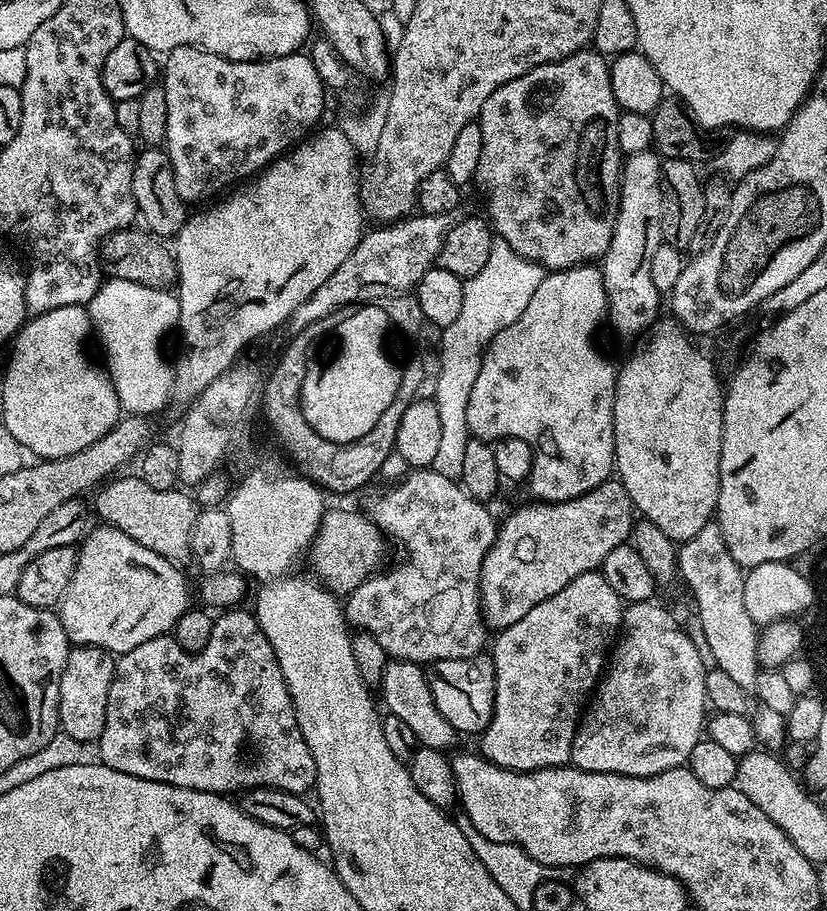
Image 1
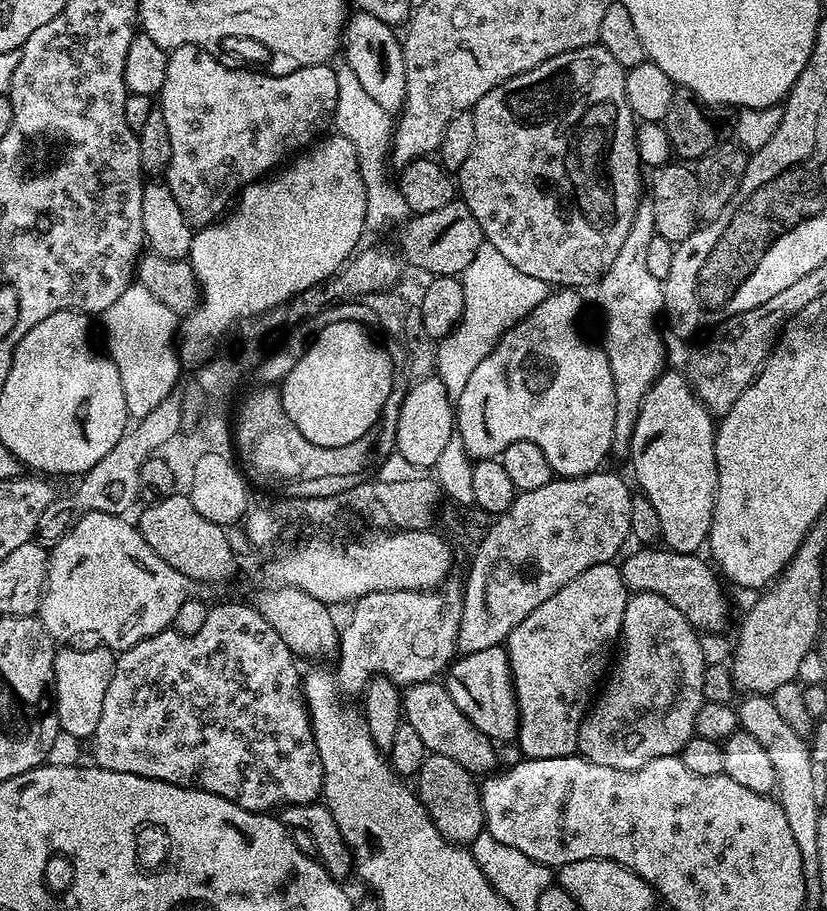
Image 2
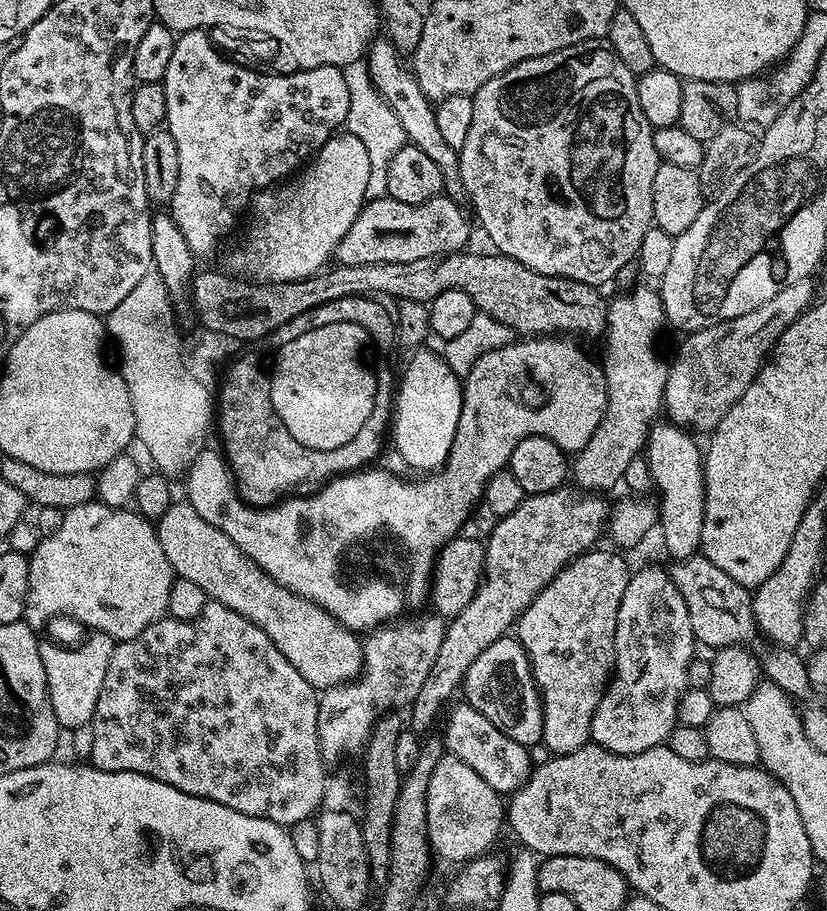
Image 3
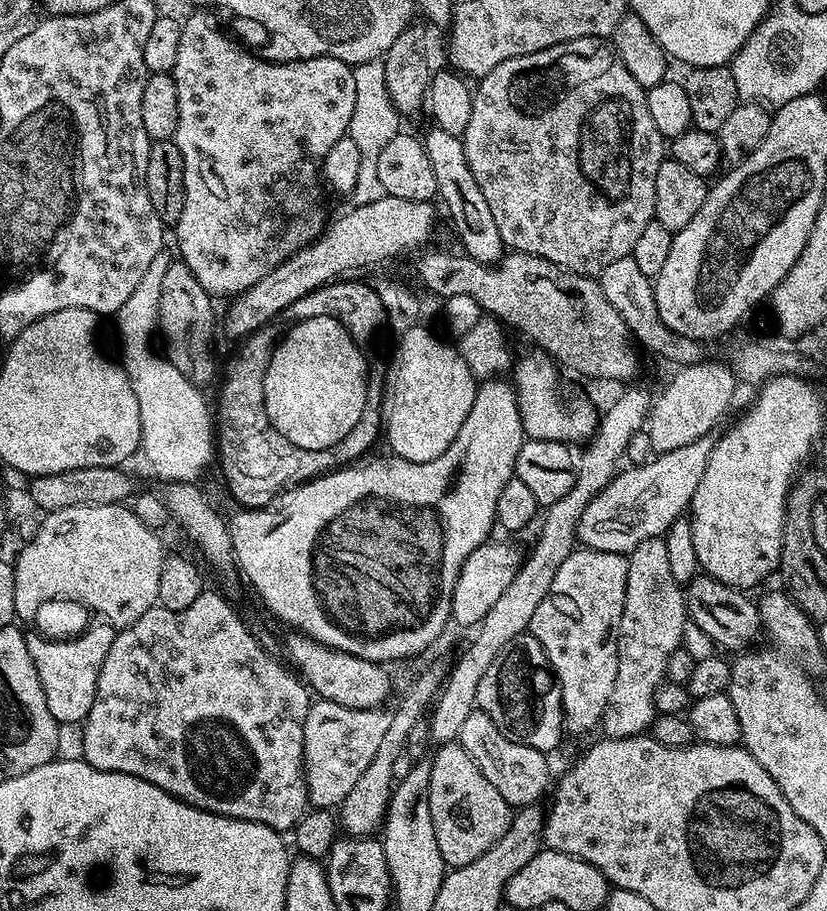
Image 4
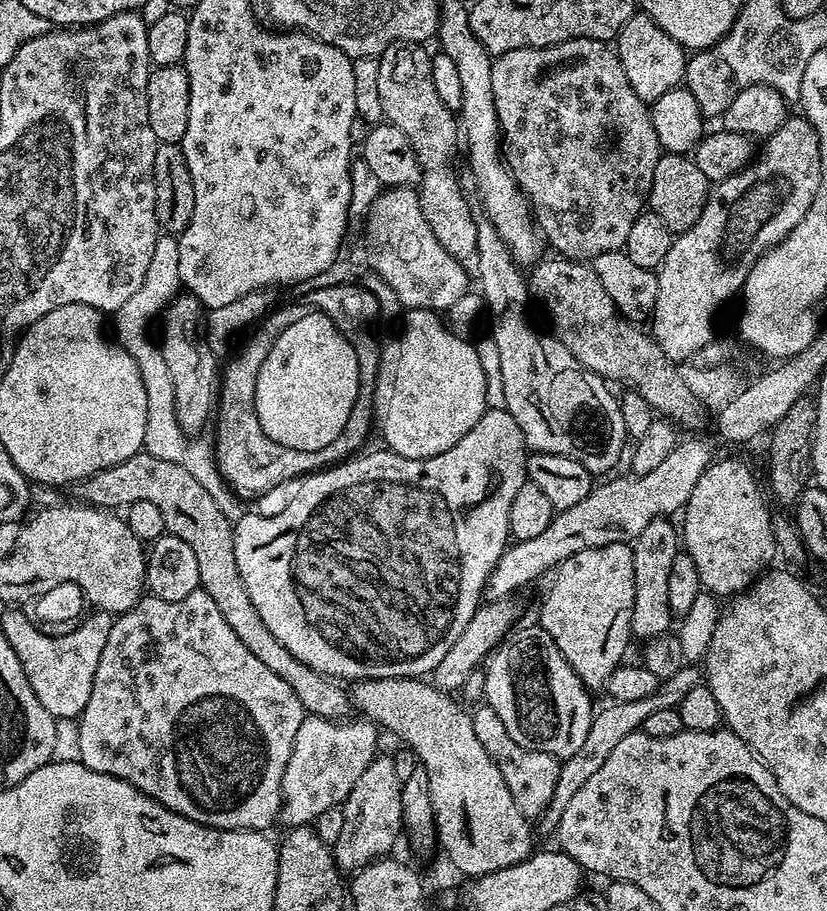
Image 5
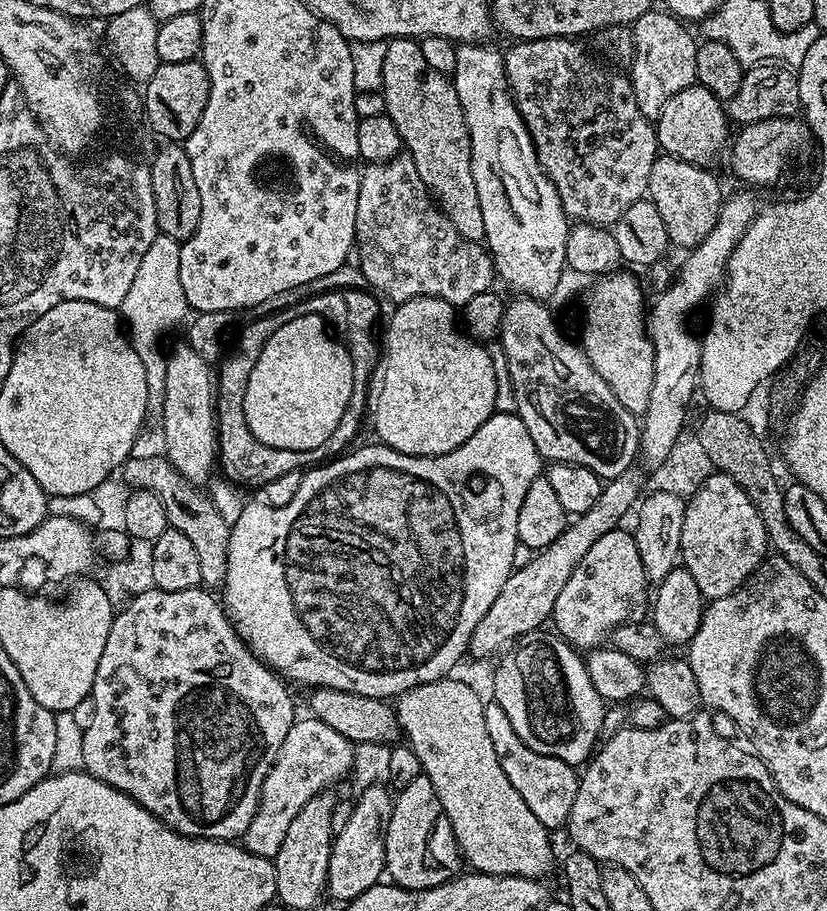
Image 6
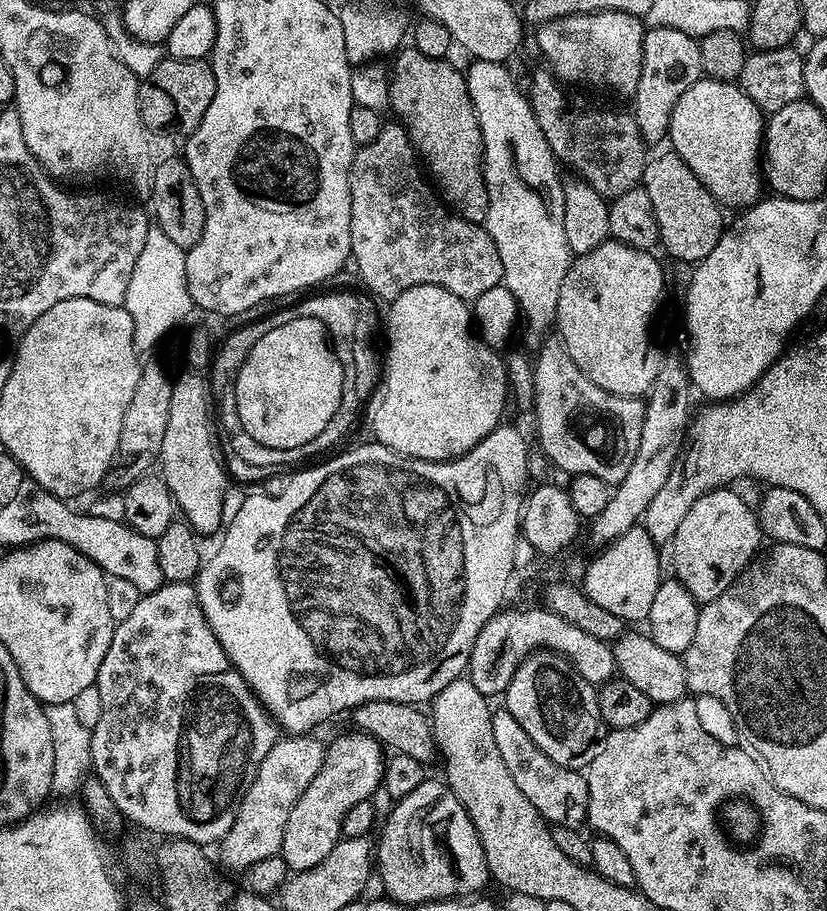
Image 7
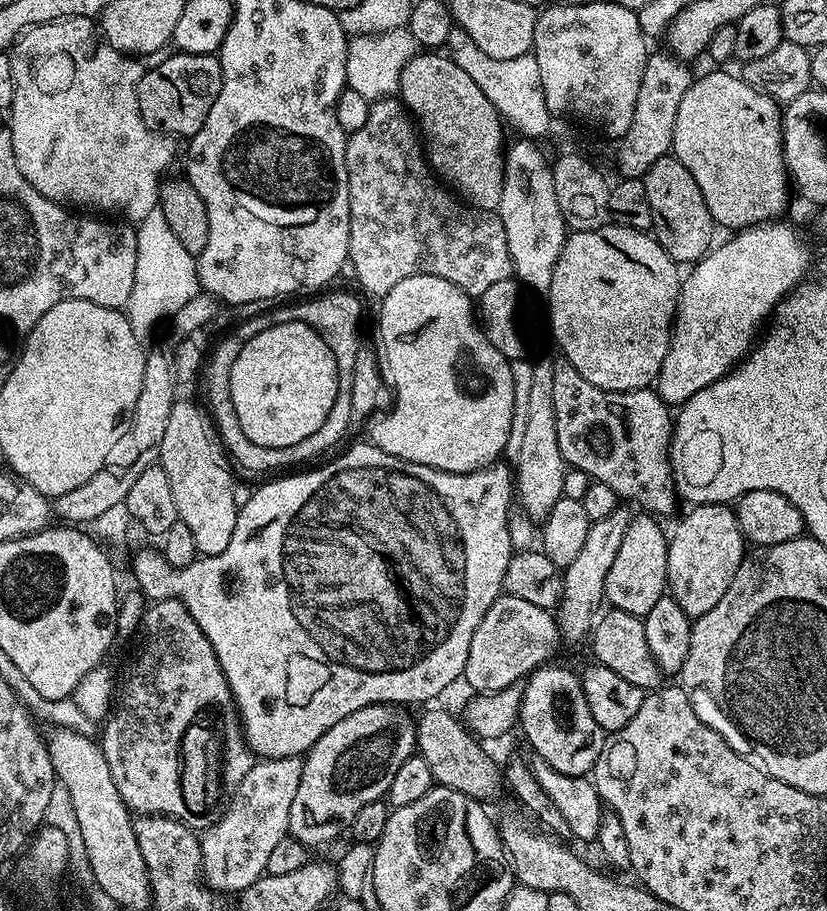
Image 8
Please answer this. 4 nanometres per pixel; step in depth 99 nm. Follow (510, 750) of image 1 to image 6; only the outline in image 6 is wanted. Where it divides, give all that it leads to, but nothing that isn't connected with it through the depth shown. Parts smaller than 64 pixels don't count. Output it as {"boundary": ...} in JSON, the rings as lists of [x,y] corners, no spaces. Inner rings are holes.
{"boundary":[[[623,527],[602,534],[582,562],[574,566],[574,574],[558,593],[551,623],[561,640],[567,640],[577,650],[601,647],[620,624],[643,621],[650,612],[650,581],[638,554],[636,537]]]}

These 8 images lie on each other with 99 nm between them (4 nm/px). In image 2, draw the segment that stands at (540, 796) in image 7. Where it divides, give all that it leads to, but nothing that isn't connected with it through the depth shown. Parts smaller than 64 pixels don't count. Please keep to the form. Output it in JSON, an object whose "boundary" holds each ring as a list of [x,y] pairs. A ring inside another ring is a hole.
{"boundary":[[[435,679],[417,684],[407,685],[402,692],[402,716],[407,724],[414,726],[415,732],[426,742],[429,753],[442,758],[454,758],[458,766],[473,774],[488,774],[497,767],[497,745],[458,706],[454,706],[454,698],[450,698],[447,687]]]}

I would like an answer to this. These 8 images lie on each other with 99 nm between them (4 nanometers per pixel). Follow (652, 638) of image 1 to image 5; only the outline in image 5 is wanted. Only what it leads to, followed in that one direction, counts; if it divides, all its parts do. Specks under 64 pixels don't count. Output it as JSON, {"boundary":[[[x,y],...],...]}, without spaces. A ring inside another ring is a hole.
{"boundary":[[[661,518],[650,522],[642,534],[631,541],[634,554],[634,610],[632,611],[632,635],[640,642],[647,642],[653,637],[665,635],[674,624],[674,617],[668,601],[668,583],[670,565],[678,551],[678,532],[672,529],[673,521]]]}

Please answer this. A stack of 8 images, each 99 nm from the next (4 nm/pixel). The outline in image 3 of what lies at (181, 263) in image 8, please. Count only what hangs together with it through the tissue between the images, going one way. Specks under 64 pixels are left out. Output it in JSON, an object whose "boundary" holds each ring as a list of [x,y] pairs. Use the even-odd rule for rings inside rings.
{"boundary":[[[159,278],[143,280],[130,290],[127,300],[123,300],[119,308],[107,317],[106,328],[111,339],[113,336],[120,347],[118,372],[126,382],[130,402],[134,406],[136,436],[142,440],[156,440],[153,456],[164,456],[164,464],[189,467],[192,464],[188,460],[188,448],[201,448],[207,441],[204,439],[208,436],[208,419],[211,421],[214,416],[212,395],[218,380],[214,364],[224,352],[229,356],[237,355],[244,342],[208,329],[194,338],[178,337],[179,330],[172,328],[176,324],[176,316],[168,313],[171,306],[174,306],[173,301]],[[176,344],[180,351],[191,352],[194,356],[196,380],[192,380],[190,373],[184,372],[183,364],[176,357]]]}

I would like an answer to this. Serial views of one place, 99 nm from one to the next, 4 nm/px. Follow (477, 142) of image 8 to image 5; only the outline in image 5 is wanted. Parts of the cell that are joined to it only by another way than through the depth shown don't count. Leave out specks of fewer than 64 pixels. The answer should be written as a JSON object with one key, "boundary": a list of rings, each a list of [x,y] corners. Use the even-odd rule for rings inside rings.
{"boundary":[[[400,40],[396,44],[386,46],[386,50],[378,57],[378,98],[382,102],[384,120],[389,124],[398,126],[402,134],[406,134],[406,139],[410,141],[410,146],[414,146],[414,154],[418,154],[421,173],[428,172],[432,177],[419,189],[420,205],[424,211],[426,222],[430,222],[430,230],[434,230],[434,236],[449,254],[454,254],[454,258],[465,262],[472,262],[476,259],[478,250],[478,238],[476,237],[477,217],[472,216],[472,208],[464,201],[464,196],[460,193],[460,188],[456,185],[456,180],[452,176],[440,176],[448,168],[448,163],[456,156],[456,132],[458,136],[458,120],[451,110],[442,106],[442,98],[438,98],[438,93],[434,90],[434,78],[430,78],[430,66],[432,56],[427,52],[423,43],[412,44],[409,40]]]}

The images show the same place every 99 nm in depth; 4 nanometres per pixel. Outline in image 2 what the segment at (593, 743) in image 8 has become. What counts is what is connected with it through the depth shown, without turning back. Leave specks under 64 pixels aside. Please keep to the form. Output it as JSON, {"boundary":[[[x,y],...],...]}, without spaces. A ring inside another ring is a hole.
{"boundary":[[[504,646],[478,650],[453,659],[447,669],[446,687],[454,706],[494,742],[517,739],[520,731],[520,711],[516,705],[516,687],[512,684],[512,671],[508,665],[508,649]]]}

